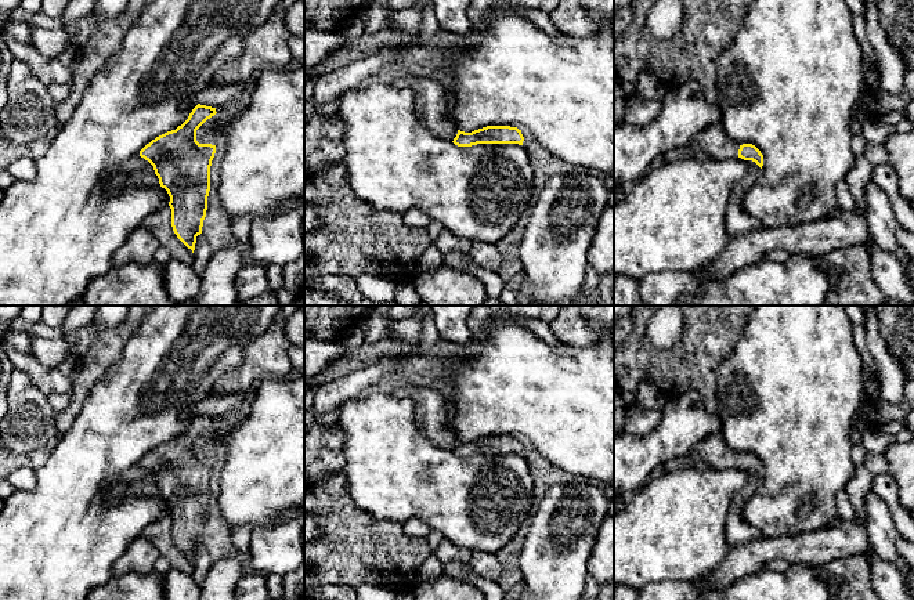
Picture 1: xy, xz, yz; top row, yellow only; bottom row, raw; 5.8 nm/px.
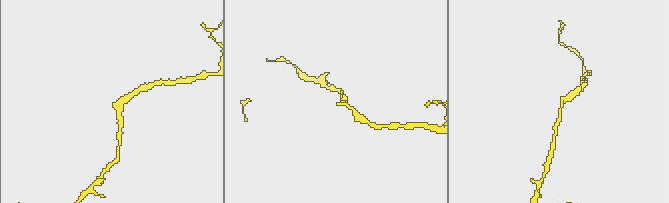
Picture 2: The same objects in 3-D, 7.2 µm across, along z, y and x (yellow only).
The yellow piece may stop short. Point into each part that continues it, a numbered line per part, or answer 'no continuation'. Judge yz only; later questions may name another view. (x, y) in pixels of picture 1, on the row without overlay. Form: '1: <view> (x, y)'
1: yz (714, 450)

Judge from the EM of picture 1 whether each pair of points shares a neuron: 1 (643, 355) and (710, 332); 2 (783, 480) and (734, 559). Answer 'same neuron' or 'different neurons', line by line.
1: same neuron
2: different neurons

